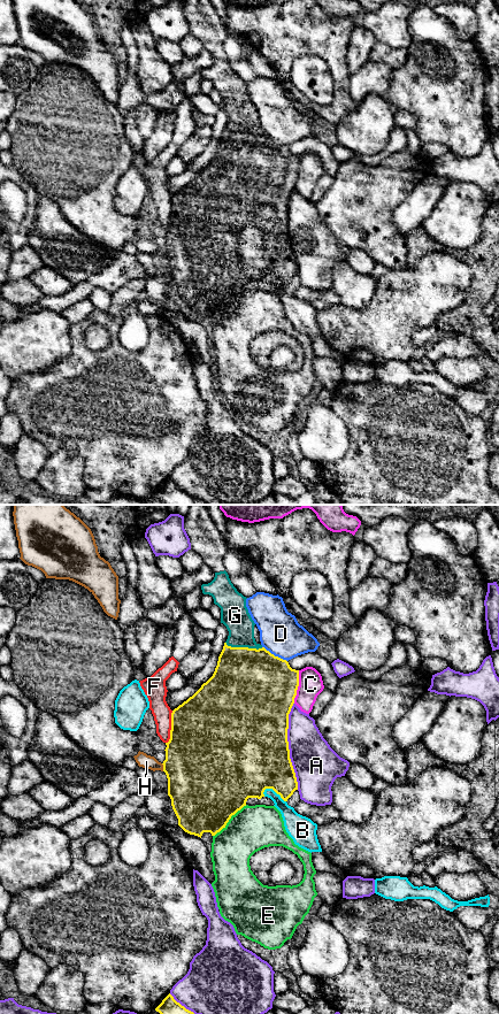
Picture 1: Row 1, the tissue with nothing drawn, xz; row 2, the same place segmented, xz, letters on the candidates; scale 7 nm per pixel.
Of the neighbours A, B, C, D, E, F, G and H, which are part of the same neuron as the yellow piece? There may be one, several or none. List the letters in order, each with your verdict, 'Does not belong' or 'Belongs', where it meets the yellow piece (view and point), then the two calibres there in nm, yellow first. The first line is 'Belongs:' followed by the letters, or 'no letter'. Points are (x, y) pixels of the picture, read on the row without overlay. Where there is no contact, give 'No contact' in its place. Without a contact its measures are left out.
Belongs: G
A: Does not belong. Touches yellow at xz (288, 231). Thickness 500 nm (yellow) against 320 nm
B: Does not belong. Touches yellow at xz (274, 275). Thickness 440 nm (yellow) against 120 nm
C: Does not belong. Touches yellow at xz (298, 170). Thickness 480 nm (yellow) against 170 nm
D: Does not belong. Touches yellow at xz (274, 140). Thickness 500 nm (yellow) against 280 nm
E: Does not belong. Touches yellow at xz (229, 304). Thickness 500 nm (yellow) against 320 nm
F: Does not belong. Touches yellow at xz (171, 212). Thickness 500 nm (yellow) against 130 nm
G: Belongs. Touches yellow at xz (244, 132). Thickness 500 nm (yellow) against 200 nm
H: Does not belong. Touches yellow at xz (163, 252). Thickness 480 nm (yellow) against 100 nm

